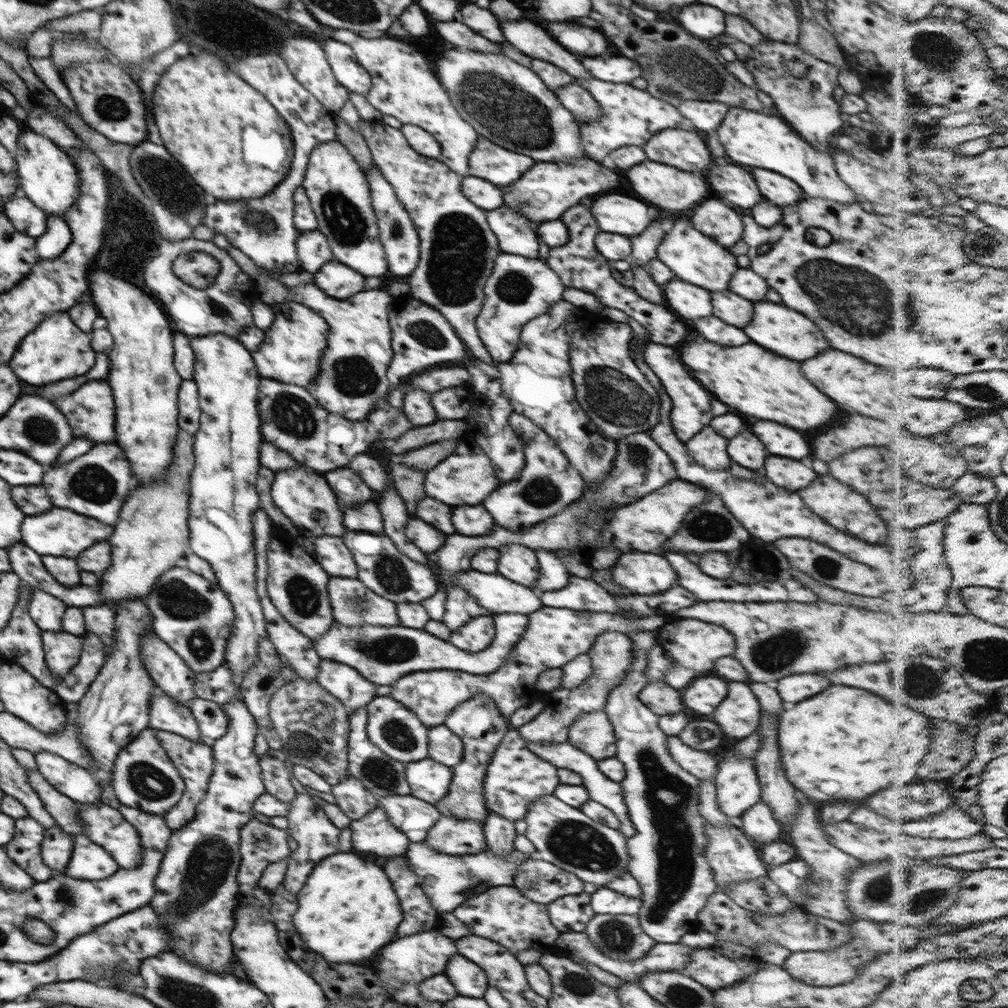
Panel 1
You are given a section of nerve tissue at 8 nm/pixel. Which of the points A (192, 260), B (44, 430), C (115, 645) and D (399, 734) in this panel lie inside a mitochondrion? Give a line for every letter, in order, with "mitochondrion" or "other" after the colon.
A: mitochondrion
B: mitochondrion
C: other
D: mitochondrion

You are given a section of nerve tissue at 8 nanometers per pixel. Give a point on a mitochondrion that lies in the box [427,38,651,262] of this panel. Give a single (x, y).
(504, 109)

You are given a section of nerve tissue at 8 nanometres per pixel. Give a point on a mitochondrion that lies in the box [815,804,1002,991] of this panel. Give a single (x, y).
(921, 901)

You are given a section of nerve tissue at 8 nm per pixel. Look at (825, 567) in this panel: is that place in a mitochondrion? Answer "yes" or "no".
yes

